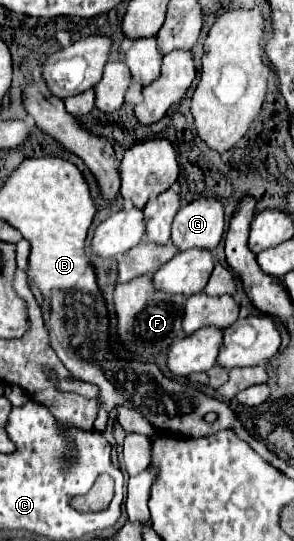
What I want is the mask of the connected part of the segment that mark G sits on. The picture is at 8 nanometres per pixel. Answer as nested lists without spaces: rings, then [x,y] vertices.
[[[196,198],[180,208],[172,224],[172,242],[178,250],[214,250],[224,232],[224,204],[218,198]]]

